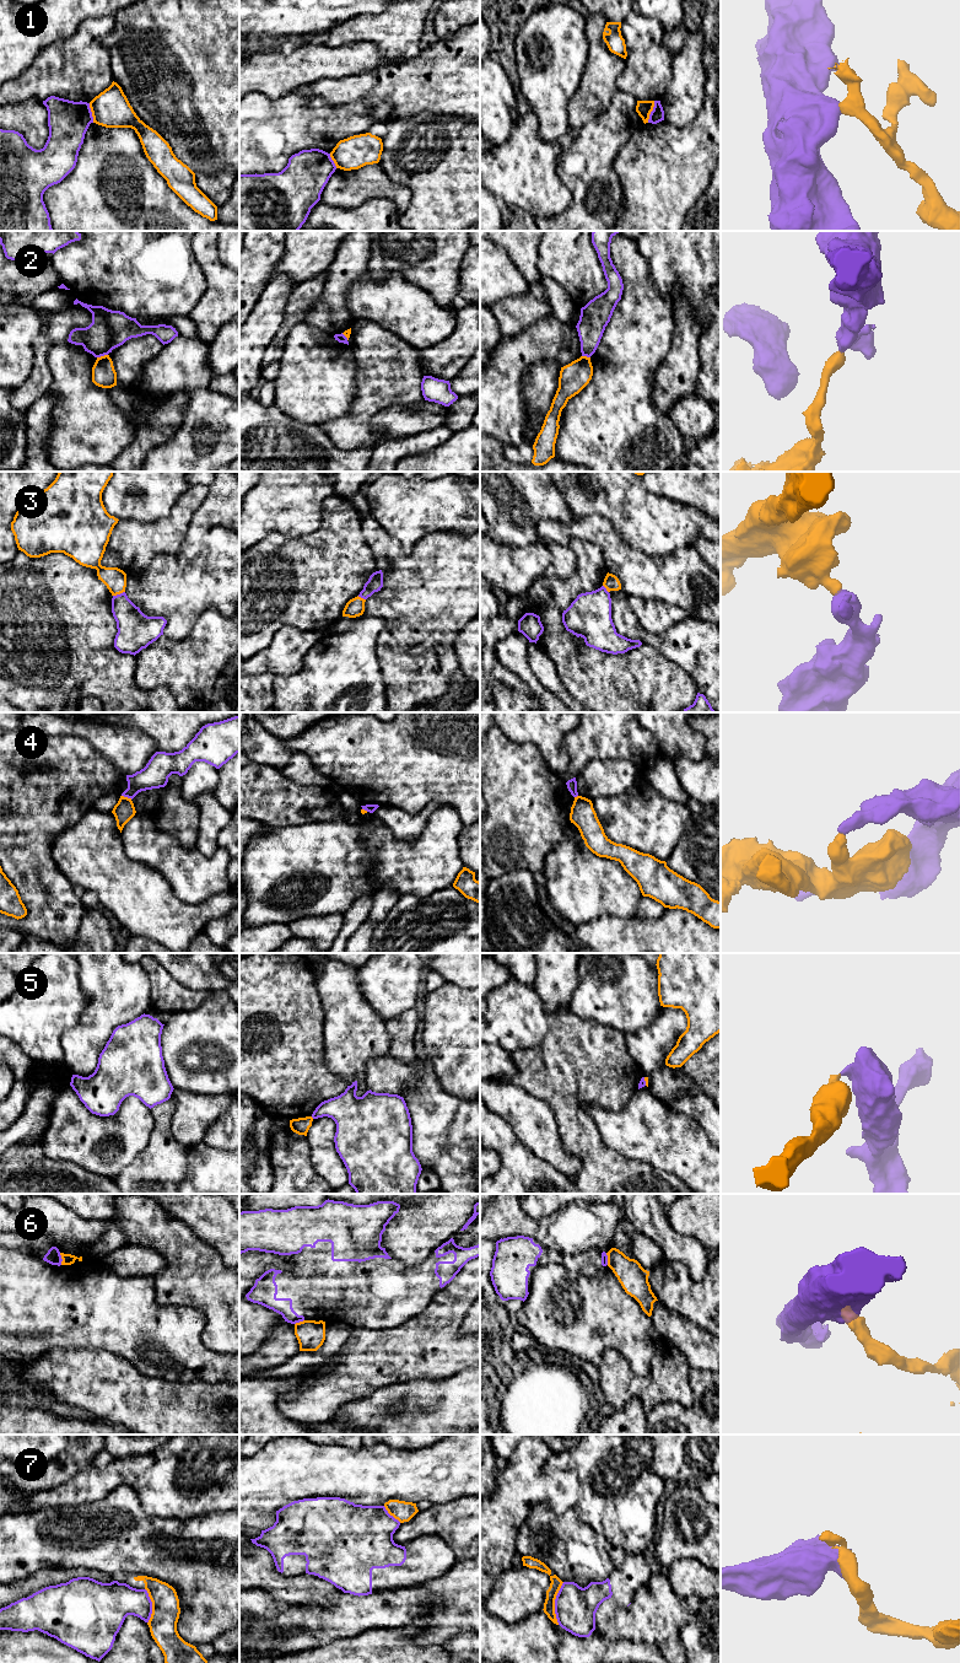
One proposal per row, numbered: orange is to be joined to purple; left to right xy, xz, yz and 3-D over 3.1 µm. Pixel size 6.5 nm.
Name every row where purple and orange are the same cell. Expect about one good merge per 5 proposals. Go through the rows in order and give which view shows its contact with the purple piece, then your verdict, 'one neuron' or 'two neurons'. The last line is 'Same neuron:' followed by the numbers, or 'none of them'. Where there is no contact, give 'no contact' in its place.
1: contact in yz; two neurons
2: contact in xy; two neurons
3: contact in xy; two neurons
4: contact in xy; two neurons
5: contact in yz; two neurons
6: contact in xy; two neurons
7: contact in yz; two neurons
Same neuron: none of them

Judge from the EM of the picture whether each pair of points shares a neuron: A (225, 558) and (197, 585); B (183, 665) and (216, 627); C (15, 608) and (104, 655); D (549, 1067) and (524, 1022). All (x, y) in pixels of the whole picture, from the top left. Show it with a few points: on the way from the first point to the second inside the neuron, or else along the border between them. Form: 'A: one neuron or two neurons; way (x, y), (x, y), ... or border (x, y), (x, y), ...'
A: one neuron; way (221, 565), (204, 582)
B: one neuron; way (197, 661), (206, 656), (206, 650), (214, 640)
C: one neuron; way (37, 629), (82, 655)
D: two neurons; border (549, 1020), (548, 1034), (539, 1044), (510, 1053)

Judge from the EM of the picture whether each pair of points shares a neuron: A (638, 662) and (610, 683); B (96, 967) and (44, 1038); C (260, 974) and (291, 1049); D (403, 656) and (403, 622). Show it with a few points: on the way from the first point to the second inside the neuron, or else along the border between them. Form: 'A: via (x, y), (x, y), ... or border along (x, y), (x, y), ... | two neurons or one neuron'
A: via (631, 669), (618, 683) | one neuron
B: border along (77, 965), (79, 985), (86, 999), (80, 1017) | two neurons
C: via (267, 993), (267, 1005), (282, 1022), (282, 1031) | one neuron
D: border along (395, 641), (400, 647), (432, 647) | two neurons

